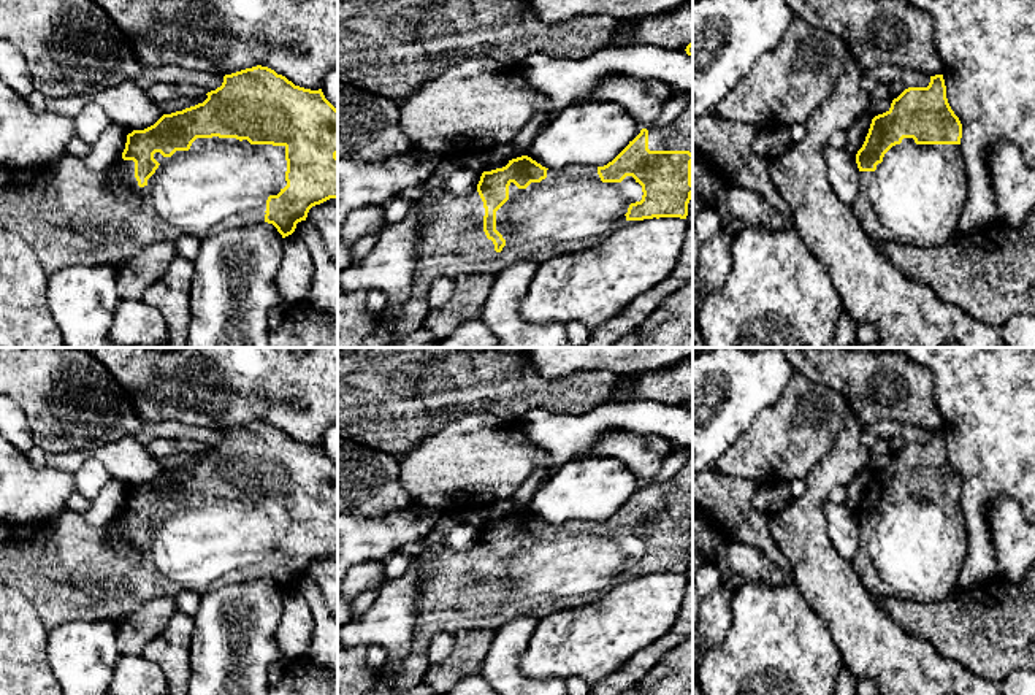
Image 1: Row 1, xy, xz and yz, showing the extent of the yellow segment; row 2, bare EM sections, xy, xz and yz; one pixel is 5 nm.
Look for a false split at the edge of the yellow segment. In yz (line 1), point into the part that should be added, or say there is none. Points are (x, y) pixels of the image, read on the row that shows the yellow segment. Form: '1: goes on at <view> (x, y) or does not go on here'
1: goes on at yz (915, 195)

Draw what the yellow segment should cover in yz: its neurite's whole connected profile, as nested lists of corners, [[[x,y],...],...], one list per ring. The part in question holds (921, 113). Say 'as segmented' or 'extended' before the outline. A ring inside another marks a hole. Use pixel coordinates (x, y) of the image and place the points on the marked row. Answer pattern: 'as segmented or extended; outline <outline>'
extended; outline [[[943,75],[930,76],[927,87],[905,89],[886,113],[872,119],[865,141],[856,154],[861,175],[853,211],[873,243],[894,241],[929,249],[945,244],[953,236],[968,194],[961,138],[962,124],[948,103]]]

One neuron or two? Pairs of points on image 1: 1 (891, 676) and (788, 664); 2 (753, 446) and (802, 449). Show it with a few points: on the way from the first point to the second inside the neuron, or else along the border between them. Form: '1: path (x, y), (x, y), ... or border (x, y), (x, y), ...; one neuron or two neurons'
1: border (829, 630), (845, 665); two neurons
2: path (766, 448), (790, 448); one neuron

